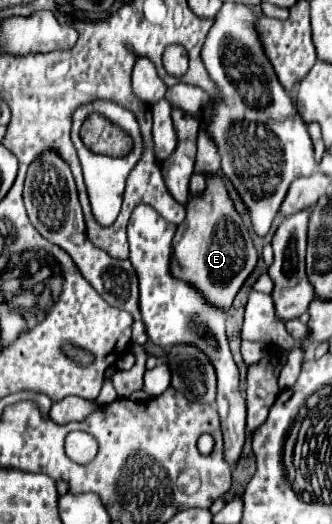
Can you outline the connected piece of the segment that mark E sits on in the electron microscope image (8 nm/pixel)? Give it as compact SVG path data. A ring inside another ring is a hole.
M208 177L206 181L208 191L204 191L200 199L188 201L186 219L174 235L172 259L176 261L176 267L172 269L172 275L200 291L210 305L228 311L236 293L254 271L258 253L220 177Z

